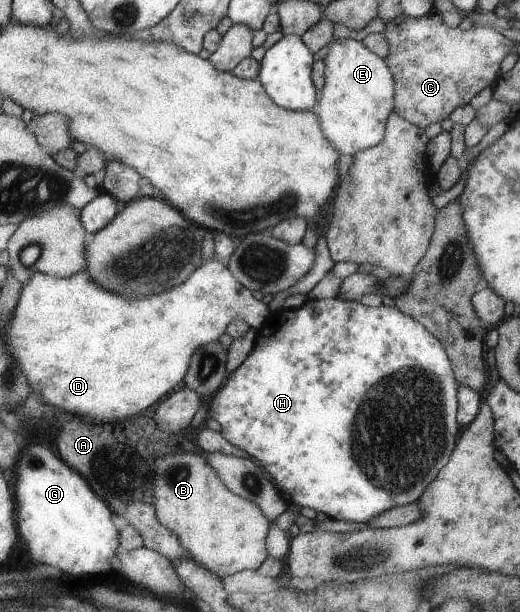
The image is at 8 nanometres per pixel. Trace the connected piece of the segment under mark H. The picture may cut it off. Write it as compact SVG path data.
M341 298L307 299L301 308L271 312L265 326L258 330L257 341L247 359L234 372L229 373L224 385L210 399L209 415L221 425L220 433L229 444L236 446L238 453L263 463L288 503L301 509L311 508L333 520L352 521L359 526L366 526L371 519L393 507L418 502L426 488L450 462L459 433L459 425L455 421L458 381L455 381L453 371L453 363L442 341L427 331L413 316L407 316L396 307L370 307Z

